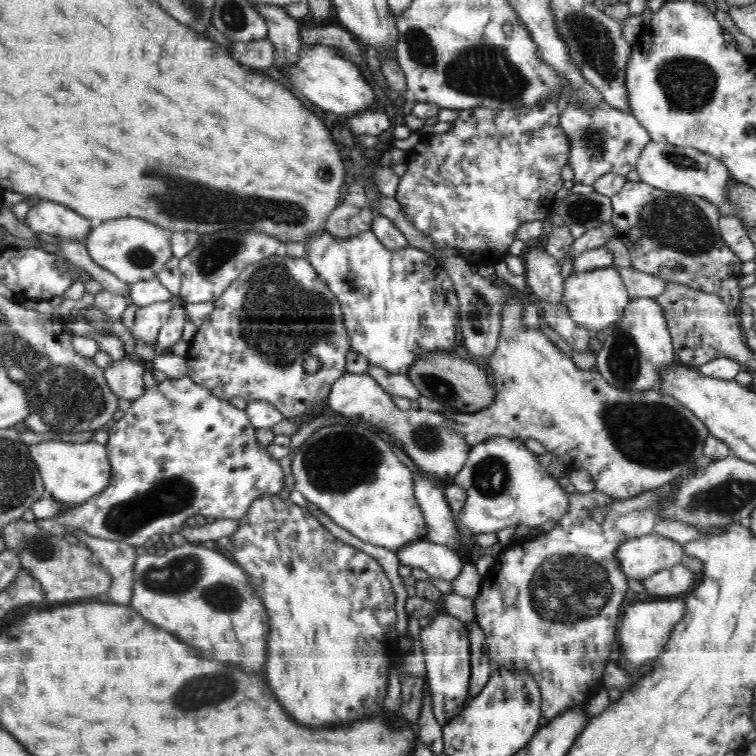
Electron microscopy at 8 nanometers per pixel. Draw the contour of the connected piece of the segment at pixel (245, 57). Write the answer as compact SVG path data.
M268 39L252 42L233 42L229 54L246 68L270 68L275 66L275 47Z

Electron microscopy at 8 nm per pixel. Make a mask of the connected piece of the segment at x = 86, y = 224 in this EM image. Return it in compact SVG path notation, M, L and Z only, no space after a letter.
M42 200L40 204L31 206L25 222L36 233L59 236L59 240L74 239L80 243L85 242L93 225L92 221L72 207L50 200Z

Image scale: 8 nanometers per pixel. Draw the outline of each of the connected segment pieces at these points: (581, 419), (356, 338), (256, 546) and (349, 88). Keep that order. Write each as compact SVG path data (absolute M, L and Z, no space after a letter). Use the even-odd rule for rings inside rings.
M503 280L497 281L496 285L500 285L508 297L506 306L502 306L498 344L489 357L475 356L476 360L486 362L492 368L497 390L495 402L478 413L441 414L448 428L457 433L465 445L472 448L494 436L524 440L534 438L562 464L572 464L572 471L587 470L600 492L621 500L665 485L703 456L708 428L678 399L662 395L658 389L645 393L622 391L608 385L595 367L587 370L576 367L570 362L570 356L564 355L540 329L524 325L524 306L517 302L520 298L518 291ZM547 421L552 421L552 426L546 427Z
M321 228L320 231L307 238L305 246L307 251L306 258L309 259L311 265L316 269L316 272L327 282L328 287L330 287L330 290L336 295L336 298L339 298L344 315L344 324L351 337L351 350L362 354L362 356L366 358L368 364L372 363L372 365L378 365L393 374L406 375L408 368L413 364L415 359L422 354L429 353L432 350L449 352L453 347L454 342L456 342L456 322L460 321L460 301L454 290L452 279L432 255L410 245L388 250L388 247L385 247L383 242L380 242L380 239L376 237L372 229L360 231L353 237L336 239L332 237L328 231L324 230L324 228Z
M278 493L257 496L250 503L244 518L239 522L240 526L230 536L233 544L232 556L237 565L244 569L249 578L249 584L253 586L253 592L260 597L265 612L268 613L269 631L265 643L264 673L268 686L272 686L271 689L276 690L274 692L276 698L280 698L280 702L284 702L284 710L292 710L292 714L296 714L296 718L300 718L300 722L304 722L304 726L328 726L332 722L344 722L344 718L364 718L364 714L376 714L376 710L383 710L389 679L386 644L390 640L394 640L398 634L394 632L396 630L394 589L378 560L336 538L332 532L318 522L306 507L300 508L300 506L292 504L290 500L282 500Z
M305 46L300 50L300 58L294 66L286 66L279 70L289 78L294 88L300 90L304 98L308 98L322 110L350 116L350 114L368 113L368 110L380 104L380 102L372 102L372 100L378 100L378 94L358 65L352 64L351 59L340 56L332 46Z

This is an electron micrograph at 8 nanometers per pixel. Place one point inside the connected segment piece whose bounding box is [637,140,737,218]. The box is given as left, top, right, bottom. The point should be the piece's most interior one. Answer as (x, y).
(680, 169)

